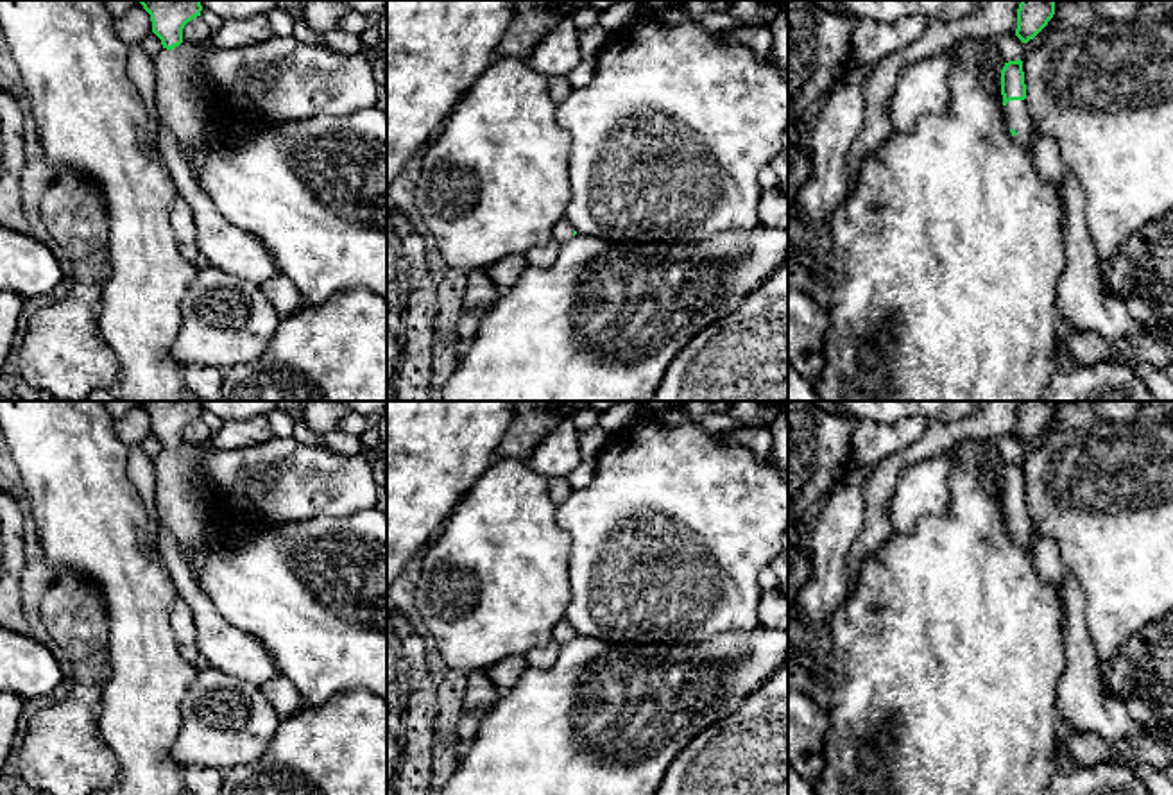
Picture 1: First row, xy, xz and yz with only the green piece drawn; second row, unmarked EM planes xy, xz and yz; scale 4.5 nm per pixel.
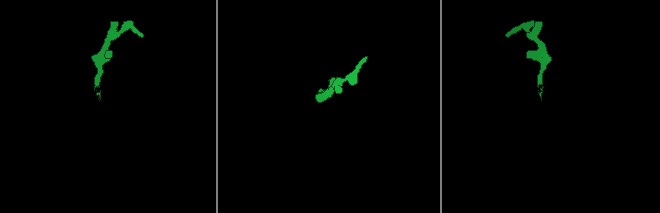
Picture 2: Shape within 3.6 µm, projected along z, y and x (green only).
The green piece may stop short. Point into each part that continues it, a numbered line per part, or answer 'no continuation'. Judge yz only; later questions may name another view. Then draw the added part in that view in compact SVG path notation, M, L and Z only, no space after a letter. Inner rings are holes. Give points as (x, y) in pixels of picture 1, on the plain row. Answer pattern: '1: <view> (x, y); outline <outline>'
1: yz (1016, 512); outline M1010 501L1005 507L1008 528L1014 530L1015 541L1032 555L1033 550L1033 526L1028 517L1026 501Z

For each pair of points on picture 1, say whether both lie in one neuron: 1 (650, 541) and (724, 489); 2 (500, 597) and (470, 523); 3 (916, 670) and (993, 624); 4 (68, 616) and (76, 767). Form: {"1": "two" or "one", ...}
{"1": "one", "2": "one", "3": "one", "4": "one"}

